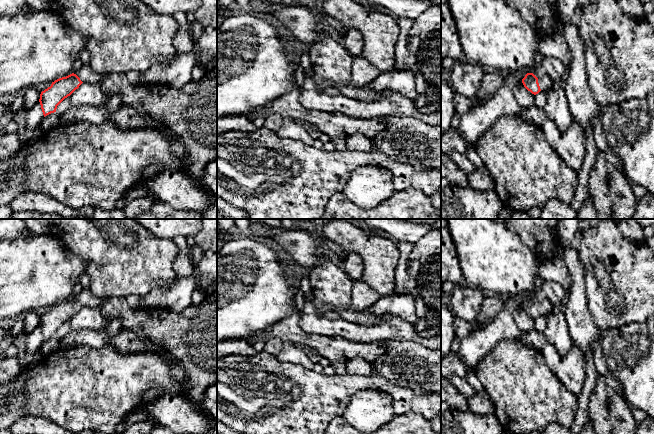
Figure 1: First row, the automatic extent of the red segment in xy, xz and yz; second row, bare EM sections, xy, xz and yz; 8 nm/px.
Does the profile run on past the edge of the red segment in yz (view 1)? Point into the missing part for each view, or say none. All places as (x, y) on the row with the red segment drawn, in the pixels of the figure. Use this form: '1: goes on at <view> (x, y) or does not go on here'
1: goes on at yz (545, 82)

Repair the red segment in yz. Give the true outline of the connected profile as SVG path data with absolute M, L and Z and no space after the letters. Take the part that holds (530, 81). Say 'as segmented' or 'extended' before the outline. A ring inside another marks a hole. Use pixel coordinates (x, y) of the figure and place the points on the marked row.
extended; M527 73L522 83L528 91L536 95L541 90L548 90L555 82L547 75L536 77L533 73Z

